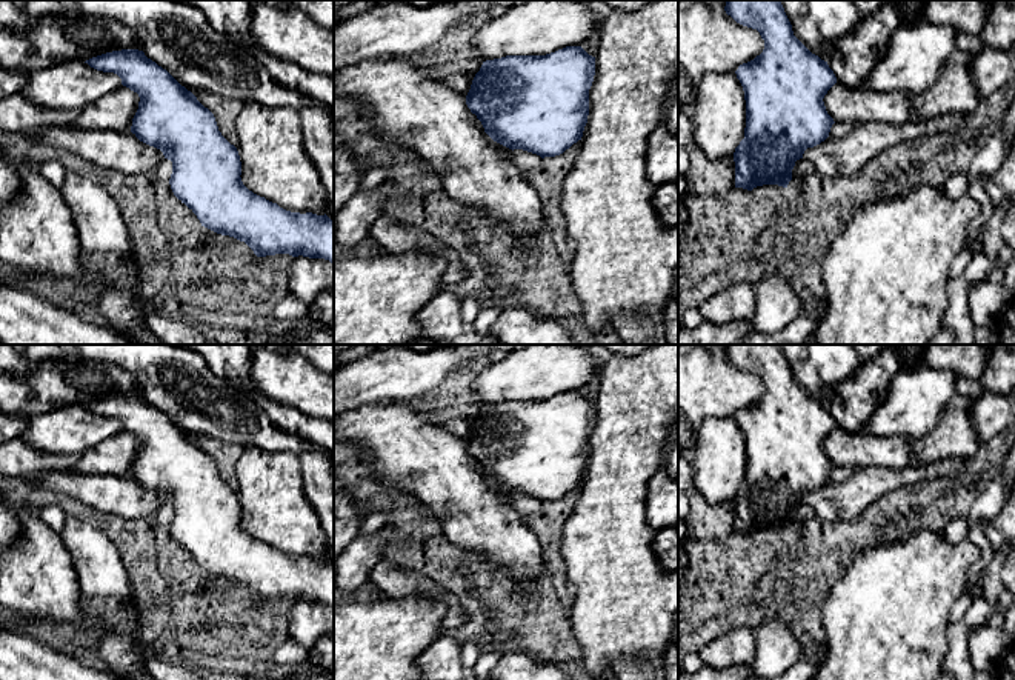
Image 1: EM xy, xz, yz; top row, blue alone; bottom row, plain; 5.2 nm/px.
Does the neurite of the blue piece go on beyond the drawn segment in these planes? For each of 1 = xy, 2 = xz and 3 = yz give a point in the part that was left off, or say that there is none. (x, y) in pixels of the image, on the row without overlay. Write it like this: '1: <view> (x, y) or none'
1: none
2: none
3: none

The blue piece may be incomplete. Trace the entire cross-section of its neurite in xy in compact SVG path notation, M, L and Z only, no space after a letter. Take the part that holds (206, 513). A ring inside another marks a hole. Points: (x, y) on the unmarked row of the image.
M138 394L106 397L85 408L97 415L117 418L123 431L138 438L131 477L172 506L171 534L197 560L201 571L245 586L257 602L289 598L334 608L334 566L326 558L286 555L249 535L240 522L238 495L221 480L214 458L166 414Z

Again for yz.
M726 345L724 355L737 368L757 374L764 385L764 394L754 405L743 408L735 415L746 445L744 483L735 492L735 532L752 535L763 529L778 529L787 532L792 525L795 506L803 503L807 492L814 492L829 482L835 468L824 451L824 440L837 428L834 415L827 406L812 398L795 380L784 357L781 345Z

